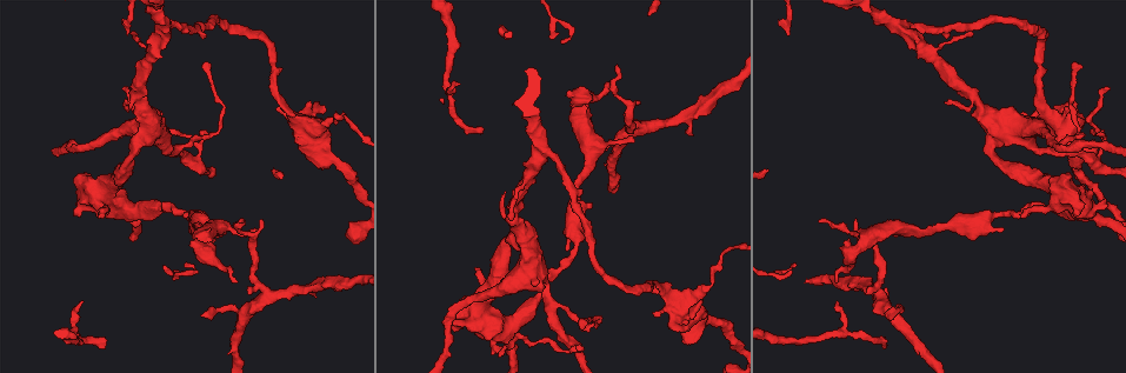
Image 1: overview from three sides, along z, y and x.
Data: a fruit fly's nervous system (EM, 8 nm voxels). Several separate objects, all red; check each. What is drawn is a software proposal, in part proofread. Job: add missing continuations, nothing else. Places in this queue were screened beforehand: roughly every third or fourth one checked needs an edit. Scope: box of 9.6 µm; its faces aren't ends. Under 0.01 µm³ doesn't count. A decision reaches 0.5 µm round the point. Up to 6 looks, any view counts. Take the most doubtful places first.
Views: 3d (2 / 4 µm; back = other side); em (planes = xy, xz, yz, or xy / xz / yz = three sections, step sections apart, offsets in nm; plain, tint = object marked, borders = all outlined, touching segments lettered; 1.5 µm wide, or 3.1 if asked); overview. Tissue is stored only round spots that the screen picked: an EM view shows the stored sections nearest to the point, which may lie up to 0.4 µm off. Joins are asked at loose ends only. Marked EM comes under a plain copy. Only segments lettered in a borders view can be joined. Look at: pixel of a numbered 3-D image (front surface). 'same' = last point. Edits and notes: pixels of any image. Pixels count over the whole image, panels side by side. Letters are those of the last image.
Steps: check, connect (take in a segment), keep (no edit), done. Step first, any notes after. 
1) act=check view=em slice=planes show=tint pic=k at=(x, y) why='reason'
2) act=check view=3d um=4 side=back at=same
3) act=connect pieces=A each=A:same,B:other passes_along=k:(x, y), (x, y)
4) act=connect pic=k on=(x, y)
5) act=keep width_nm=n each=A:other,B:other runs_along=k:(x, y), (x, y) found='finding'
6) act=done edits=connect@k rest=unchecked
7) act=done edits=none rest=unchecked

act=check view=3d um=4 pic=1 at=(483, 129) why='tapers out'

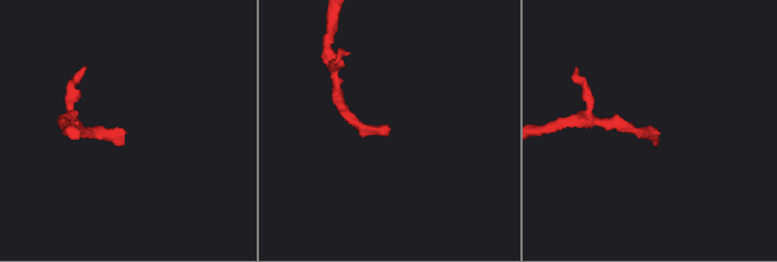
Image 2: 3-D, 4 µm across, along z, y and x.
act=check view=em slice=xy step=4 show=borders pic=2 at=(386, 132) why='need the tissue'

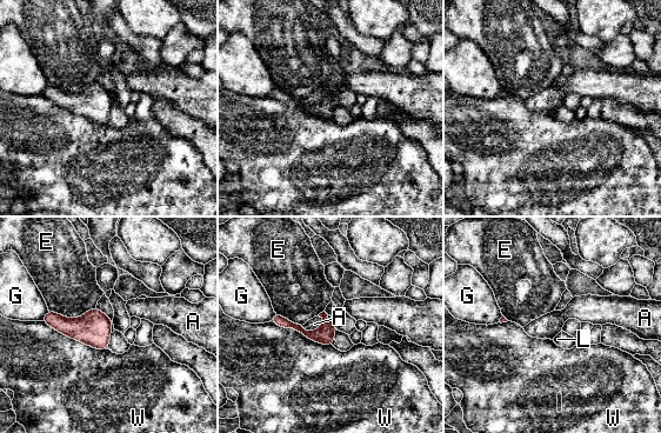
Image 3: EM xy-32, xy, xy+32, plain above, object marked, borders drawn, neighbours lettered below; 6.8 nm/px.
act=check view=em slice=planes show=borders at=same

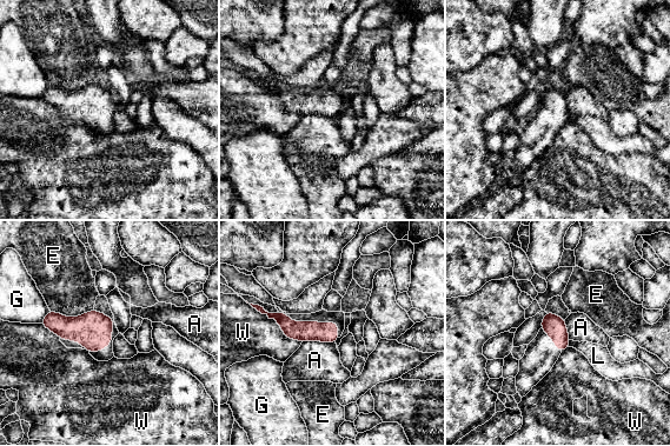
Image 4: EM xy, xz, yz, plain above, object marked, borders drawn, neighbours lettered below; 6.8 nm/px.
act=keep each=A:other,E:other,G:other,L:other,W:other runs_along=4:(271, 315), (292, 330), (334, 338) found='none of them fits'

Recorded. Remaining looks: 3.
act=check view=em slice=xz step=8 show=tint pic=1 at=(237, 282) why='thin end'

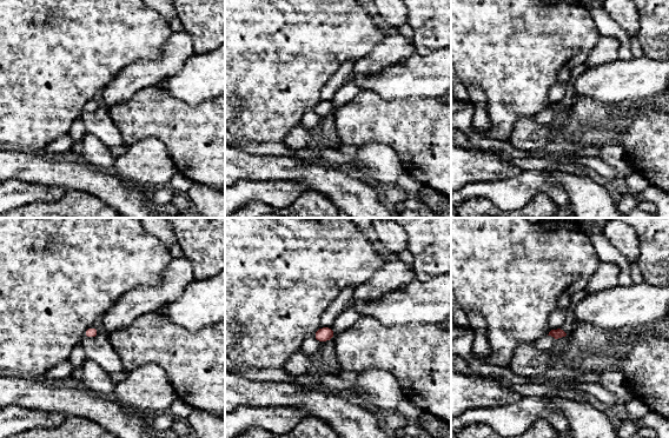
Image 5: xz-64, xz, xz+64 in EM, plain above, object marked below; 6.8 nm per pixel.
act=check view=em slice=planes show=borders at=same why='another direction'

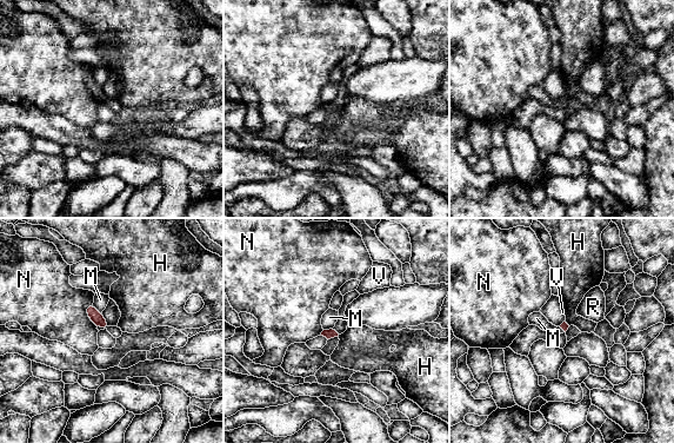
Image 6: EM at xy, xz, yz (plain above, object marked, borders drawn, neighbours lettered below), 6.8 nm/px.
act=keep longest_contact=N:180nm each=H:other,M:other,N:other,R:other,V:other border=6:(92, 304), (101, 312) found='no lettered segment goes on from it'

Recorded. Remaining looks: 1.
act=check view=em slice=xy step=4 show=borders pic=1 at=(837, 303)

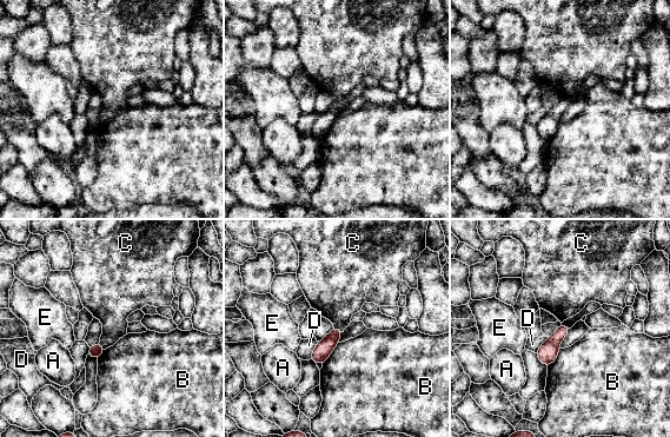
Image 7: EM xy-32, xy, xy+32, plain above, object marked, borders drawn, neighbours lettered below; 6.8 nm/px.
act=keep each=A:other,B:other,C:other,D:other,E:other border=7:(333, 326), (343, 331) found='none of them fits'

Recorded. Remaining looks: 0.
act=done edits=none rest=unchecked

